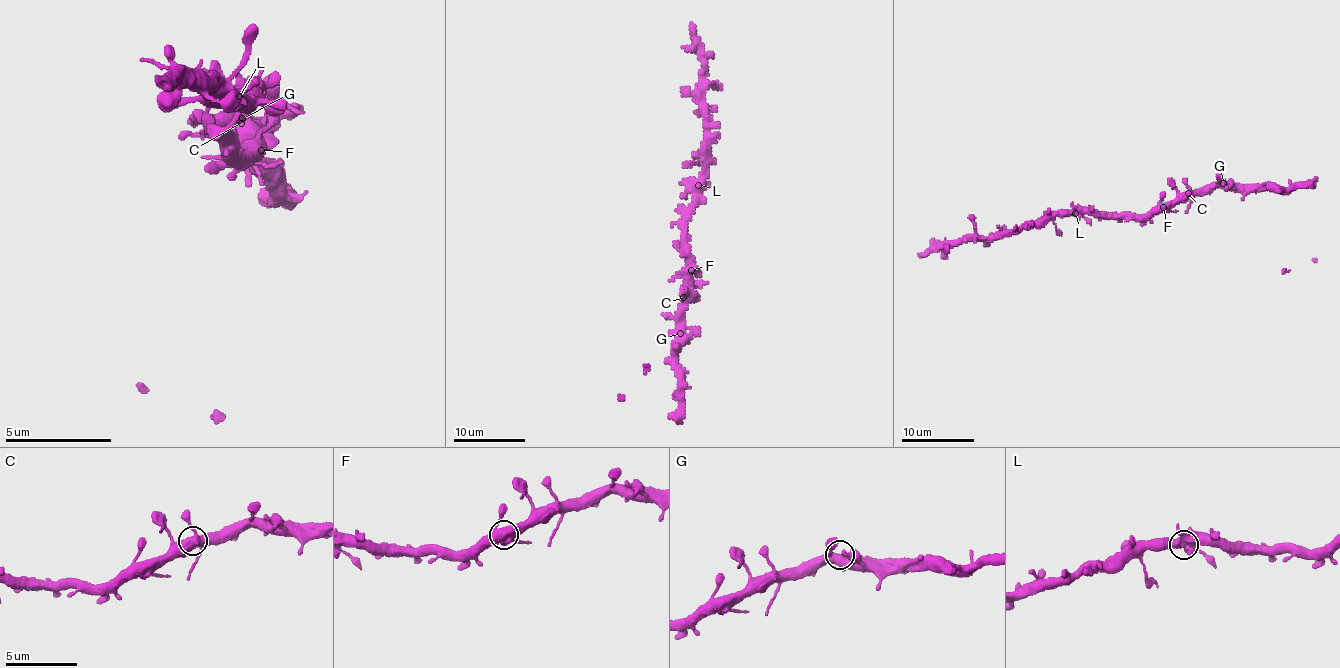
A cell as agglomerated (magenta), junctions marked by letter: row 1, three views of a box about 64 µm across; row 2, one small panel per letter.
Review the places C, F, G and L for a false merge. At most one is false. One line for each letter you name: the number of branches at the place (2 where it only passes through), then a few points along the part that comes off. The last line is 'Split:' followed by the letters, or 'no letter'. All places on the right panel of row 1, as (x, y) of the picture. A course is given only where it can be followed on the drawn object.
Split: no letter

